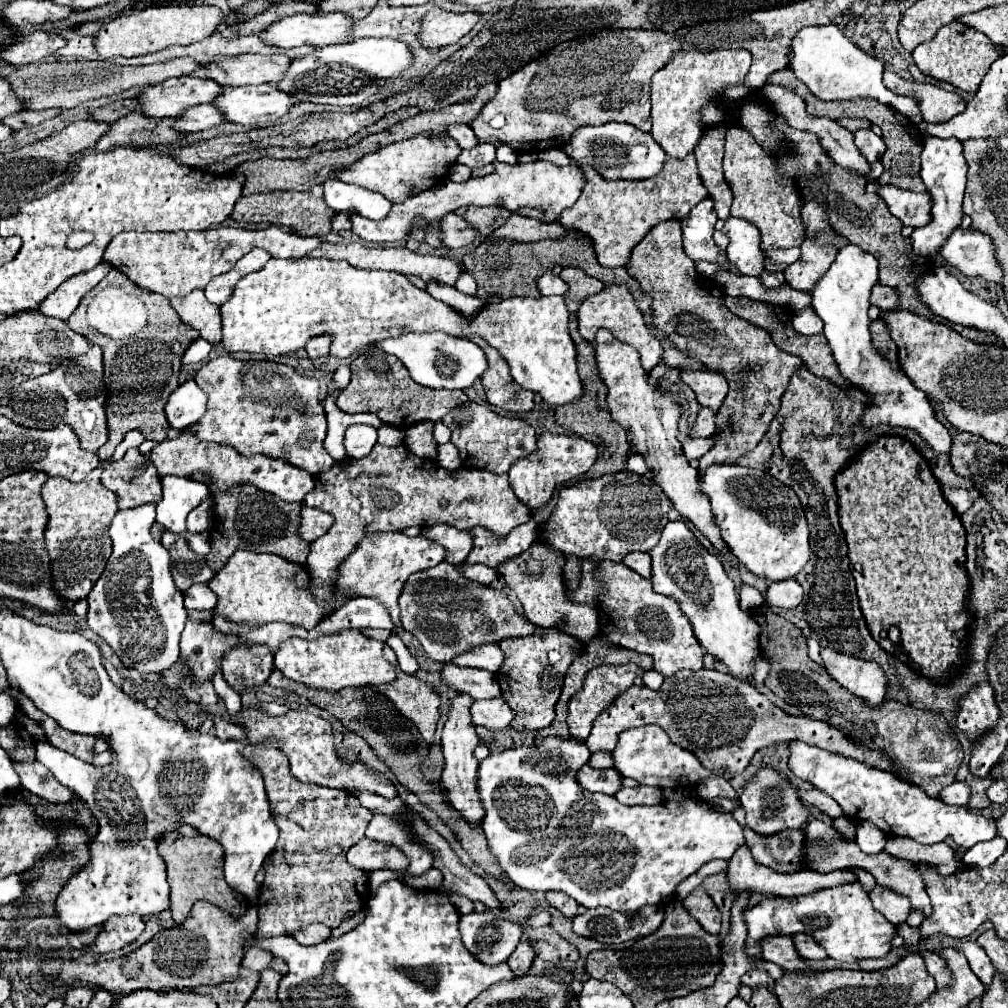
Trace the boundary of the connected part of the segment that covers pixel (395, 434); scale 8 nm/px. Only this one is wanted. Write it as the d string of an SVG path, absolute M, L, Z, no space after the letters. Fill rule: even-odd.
M380 425L378 429L378 443L382 445L400 445L404 441L404 429L398 429L398 427L392 427L392 425Z

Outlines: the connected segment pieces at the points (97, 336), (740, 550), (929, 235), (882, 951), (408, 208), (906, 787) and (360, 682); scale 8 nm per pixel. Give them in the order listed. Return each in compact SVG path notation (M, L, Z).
M88 293L76 313L66 321L68 327L80 335L86 337L90 333L88 341L96 343L104 351L104 381L108 387L108 399L106 399L106 415L108 415L108 431L110 439L106 445L98 449L98 457L102 461L110 459L116 445L124 439L124 435L132 429L138 429L146 439L152 441L164 441L170 435L170 425L166 423L164 415L164 403L174 389L178 389L178 373L182 367L182 355L190 347L194 339L198 339L198 333L188 327L178 313L174 313L174 307L170 301L162 295L156 295L156 319L134 319L130 309L124 313L124 325L110 325L106 321L98 319L96 303L92 299L94 295Z
M710 465L704 475L700 475L700 489L712 501L712 513L720 525L722 539L730 545L730 551L740 563L748 567L754 575L764 575L770 581L782 581L794 577L810 559L810 531L806 523L804 509L798 495L770 473L762 469L750 469L740 465Z
M930 137L924 141L922 151L922 181L932 197L932 221L926 227L914 229L912 247L920 255L934 255L952 229L960 225L962 219L962 197L966 187L966 161L962 153L962 143L958 139L938 139Z
M846 883L802 897L766 897L756 907L746 909L744 923L750 941L760 941L766 935L808 933L826 949L828 957L842 963L884 957L892 947L892 939L898 935L894 923L886 921L886 917L874 909L860 883Z
M494 161L494 171L484 177L472 177L464 183L454 183L446 179L440 187L424 191L420 195L414 195L406 199L404 203L398 203L392 207L390 217L384 221L370 221L360 215L350 215L352 221L352 233L366 241L386 241L386 239L404 239L408 235L408 227L414 215L424 215L426 221L442 219L444 215L456 211L462 205L496 205L504 207L510 213L518 213L524 217L532 217L536 221L558 221L562 209L568 209L574 205L582 193L582 185L586 185L586 177L582 177L582 169L578 165L566 165L558 167L550 161L530 161L530 163L500 163Z
M790 741L788 746L792 773L828 793L850 819L868 819L884 833L890 831L890 835L910 837L924 845L954 837L954 843L960 849L970 849L980 841L990 841L996 837L996 819L972 813L966 807L950 807L942 799L928 797L922 787L902 781L890 771L862 765L852 757L842 757L838 753L834 755L826 749L818 749L802 741Z
M350 629L336 635L324 635L316 641L306 641L292 637L280 645L274 653L274 667L282 671L288 679L310 685L312 689L340 691L346 687L380 685L396 679L394 667L384 659L384 643L366 637L362 631Z

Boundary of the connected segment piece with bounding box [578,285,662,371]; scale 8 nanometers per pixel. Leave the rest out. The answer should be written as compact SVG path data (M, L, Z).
M610 285L606 289L602 289L600 293L588 297L580 309L578 309L578 327L580 327L580 335L586 341L594 341L594 333L600 327L606 327L612 331L612 335L628 345L632 345L642 359L642 365L646 371L652 371L652 367L656 367L662 361L662 343L650 333L650 329L646 327L640 309L634 305L634 299L630 295L630 291L626 287L620 285Z

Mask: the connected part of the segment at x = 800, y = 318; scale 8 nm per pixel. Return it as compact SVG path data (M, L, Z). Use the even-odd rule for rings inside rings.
M806 307L802 311L796 311L794 319L792 319L792 325L798 333L804 333L804 335L814 335L814 333L818 333L818 329L822 329L820 317L810 307Z

